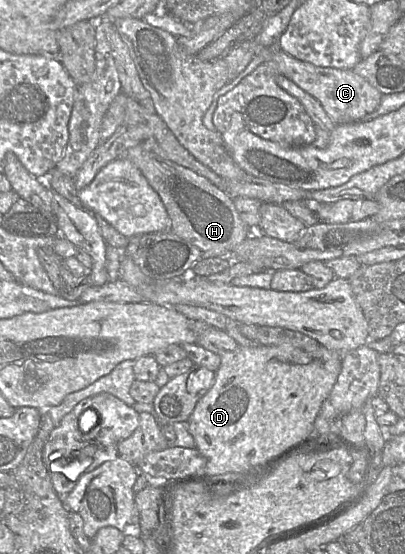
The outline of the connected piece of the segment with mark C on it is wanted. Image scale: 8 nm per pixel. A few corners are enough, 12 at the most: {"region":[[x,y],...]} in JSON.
{"region":[[257,42],[335,125],[358,122],[382,93],[351,69],[315,66]]}

